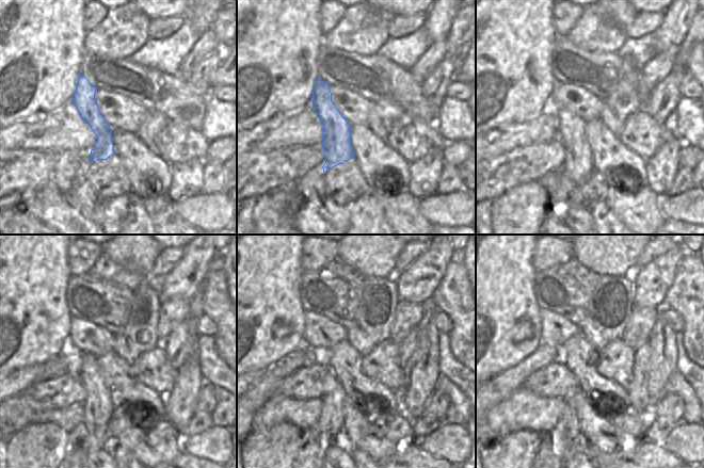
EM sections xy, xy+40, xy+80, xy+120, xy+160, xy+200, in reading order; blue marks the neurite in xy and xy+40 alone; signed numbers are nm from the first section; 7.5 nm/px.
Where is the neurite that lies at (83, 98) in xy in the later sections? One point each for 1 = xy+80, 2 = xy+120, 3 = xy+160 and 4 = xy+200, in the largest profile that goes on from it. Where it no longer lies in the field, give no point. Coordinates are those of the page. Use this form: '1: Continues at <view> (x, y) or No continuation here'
1: Continues at xy+80 (577, 166)
2: Continues at xy+120 (98, 407)
3: Continues at xy+160 (329, 428)
4: Continues at xy+200 (568, 432).

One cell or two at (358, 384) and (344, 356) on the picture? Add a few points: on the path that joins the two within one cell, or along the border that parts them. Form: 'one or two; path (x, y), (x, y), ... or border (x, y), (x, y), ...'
one; path (356, 377), (348, 369), (346, 362)

